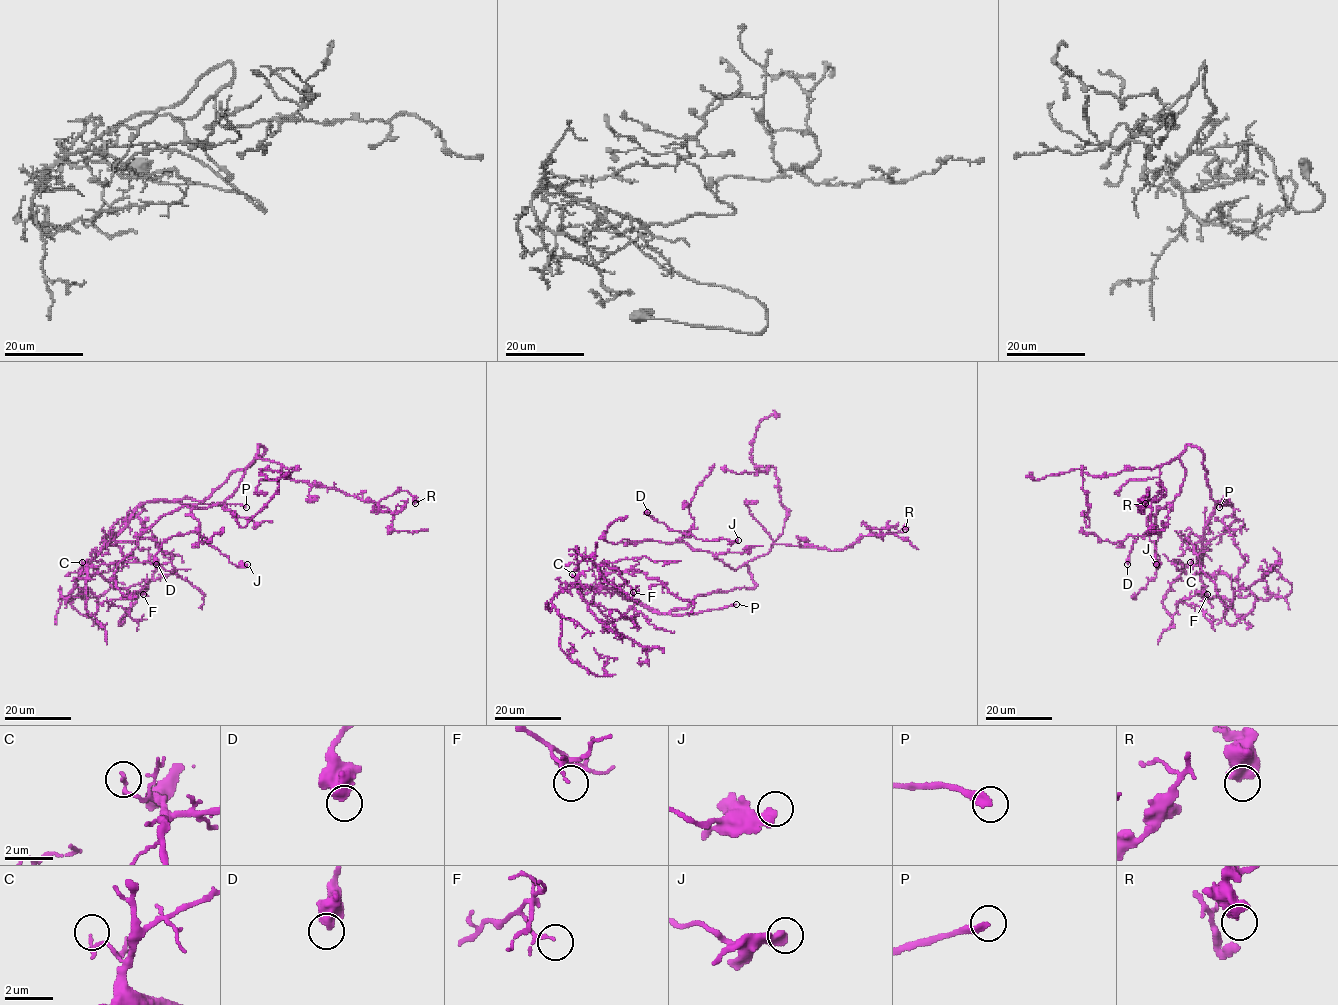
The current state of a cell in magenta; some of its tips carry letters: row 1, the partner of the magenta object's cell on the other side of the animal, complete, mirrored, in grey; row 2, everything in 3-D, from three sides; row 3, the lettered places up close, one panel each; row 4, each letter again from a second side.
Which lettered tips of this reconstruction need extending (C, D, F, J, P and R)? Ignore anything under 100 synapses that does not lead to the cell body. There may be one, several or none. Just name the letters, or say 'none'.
P

